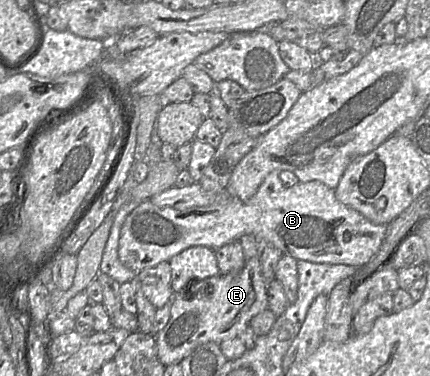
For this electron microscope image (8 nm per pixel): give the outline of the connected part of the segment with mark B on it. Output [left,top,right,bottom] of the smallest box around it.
[118,171,386,273]

